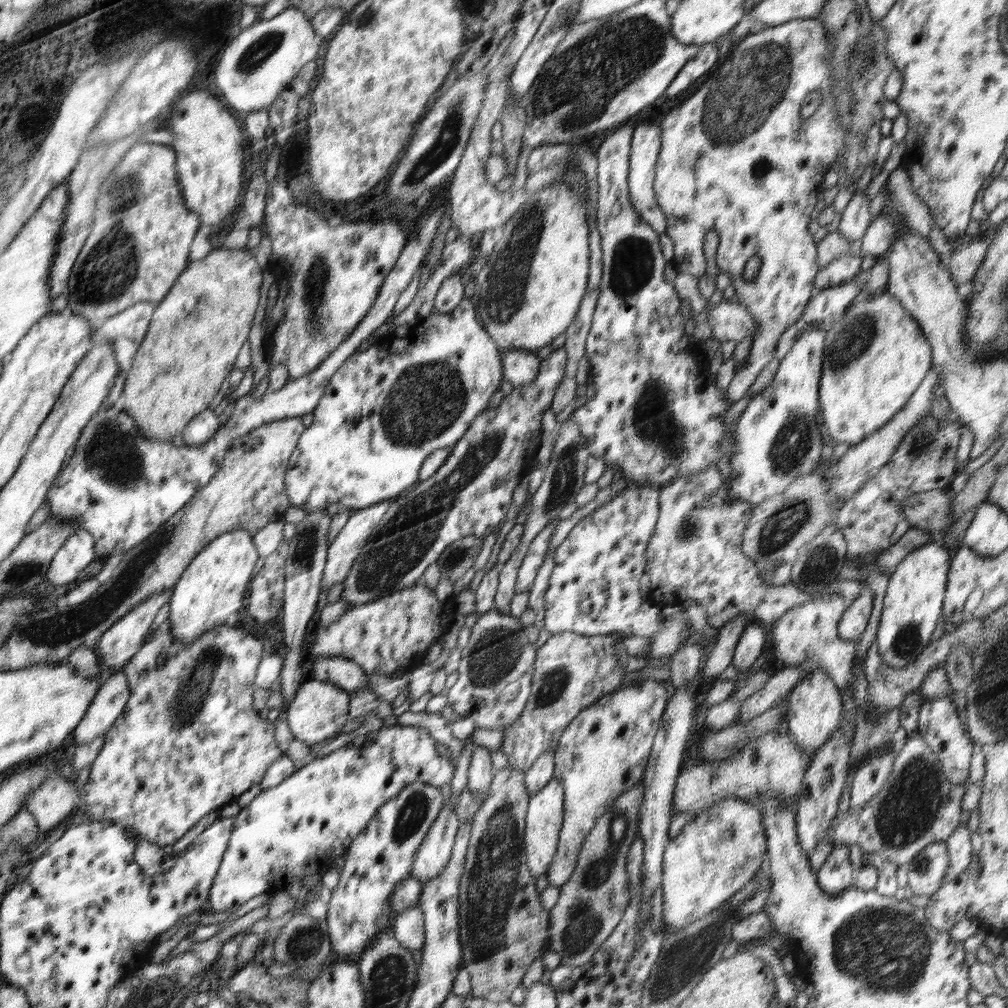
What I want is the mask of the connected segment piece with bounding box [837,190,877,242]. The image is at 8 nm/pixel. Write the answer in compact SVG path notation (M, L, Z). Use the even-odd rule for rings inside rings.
M864 190L856 191L842 214L837 232L850 242L858 242L876 218L876 214L870 214L870 200Z

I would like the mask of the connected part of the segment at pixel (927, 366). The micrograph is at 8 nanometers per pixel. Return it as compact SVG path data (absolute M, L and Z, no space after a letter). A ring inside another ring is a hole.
M888 292L856 298L841 319L826 325L826 331L820 425L830 441L852 446L882 428L908 402L932 368L930 343L916 319Z

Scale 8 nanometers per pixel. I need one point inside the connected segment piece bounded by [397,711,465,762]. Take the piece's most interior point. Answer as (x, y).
(439, 728)

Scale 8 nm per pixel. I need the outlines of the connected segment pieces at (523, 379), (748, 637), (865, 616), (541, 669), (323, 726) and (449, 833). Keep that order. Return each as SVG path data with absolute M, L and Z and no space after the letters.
M515 348L501 353L503 380L508 380L513 387L528 385L540 369L540 359L535 352Z
M758 623L748 624L739 643L736 645L732 664L738 672L744 672L756 662L761 652L764 651L766 642L769 639L769 632L764 632L763 625Z
M865 588L858 596L858 599L855 599L852 605L844 611L837 629L839 639L859 641L866 630L866 626L868 626L868 622L870 622L873 606L874 593Z
M566 631L553 634L546 644L537 649L528 702L522 714L504 728L501 750L508 755L506 769L525 773L541 754L554 752L562 731L579 712L620 689L626 673L618 664L614 650L618 642L624 643L625 639L622 634L614 637L584 636Z
M307 677L299 686L294 701L288 705L283 713L286 715L287 723L290 725L294 738L302 740L308 745L317 746L324 743L324 738L336 734L344 726L344 722L348 720L350 696L346 694L346 691L346 689L330 682Z
M445 802L416 851L410 874L412 877L424 883L445 871L459 825L456 813Z

